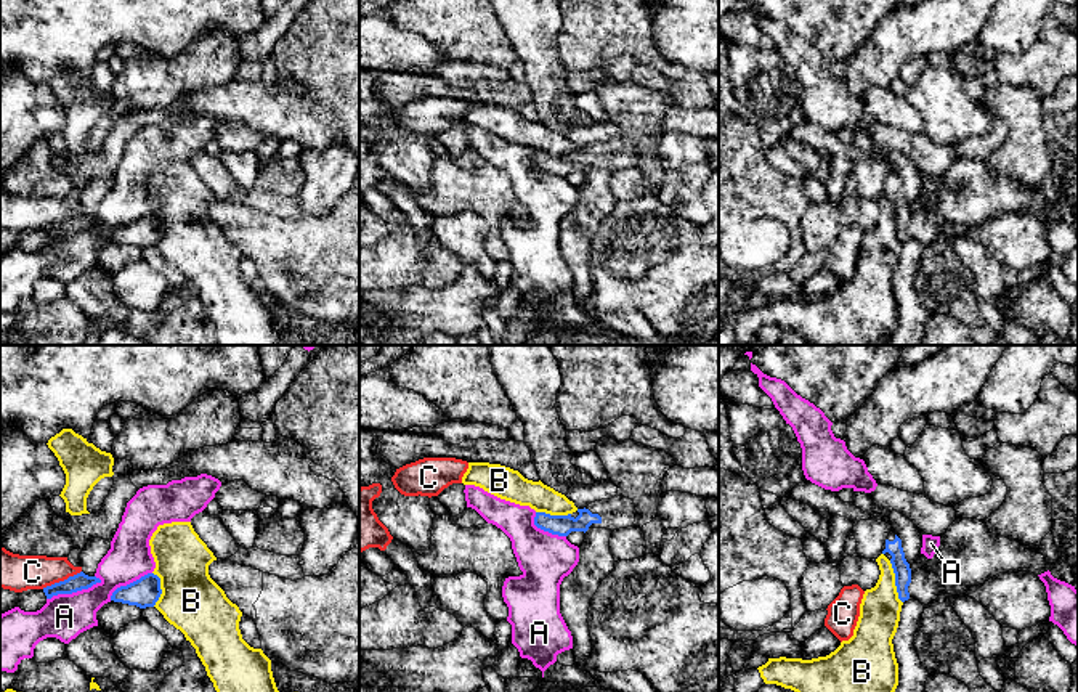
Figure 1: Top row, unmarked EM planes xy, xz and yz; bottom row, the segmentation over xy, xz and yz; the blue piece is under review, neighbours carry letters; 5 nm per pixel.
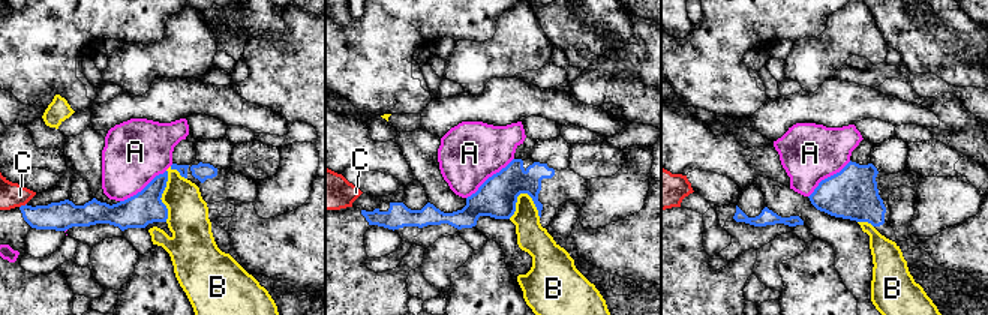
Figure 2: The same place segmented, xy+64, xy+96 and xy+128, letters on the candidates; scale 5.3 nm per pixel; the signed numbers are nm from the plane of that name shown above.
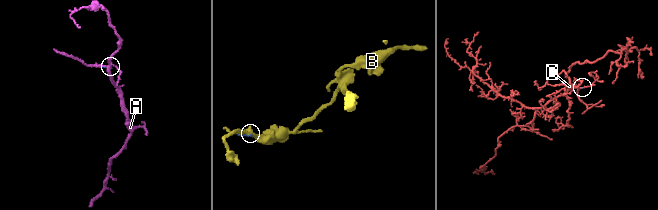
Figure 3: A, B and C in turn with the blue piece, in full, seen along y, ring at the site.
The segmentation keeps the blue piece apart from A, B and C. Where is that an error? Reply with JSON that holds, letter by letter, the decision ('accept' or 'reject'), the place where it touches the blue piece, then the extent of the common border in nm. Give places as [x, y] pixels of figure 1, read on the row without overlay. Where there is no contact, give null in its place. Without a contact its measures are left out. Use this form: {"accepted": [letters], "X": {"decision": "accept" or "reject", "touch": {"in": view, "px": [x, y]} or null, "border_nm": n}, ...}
{"accepted": [], "A": {"decision": "reject", "touch": {"in": "xy", "px": [74, 232]}, "border_nm": 300}, "B": {"decision": "reject", "touch": {"in": "yz", "px": [895, 222]}, "border_nm": 220}, "C": {"decision": "reject", "touch": {"in": "xy", "px": [61, 222]}, "border_nm": 220}}

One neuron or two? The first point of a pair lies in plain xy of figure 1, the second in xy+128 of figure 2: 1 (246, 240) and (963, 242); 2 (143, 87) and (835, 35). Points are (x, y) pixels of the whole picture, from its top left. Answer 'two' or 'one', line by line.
1: one
2: one

